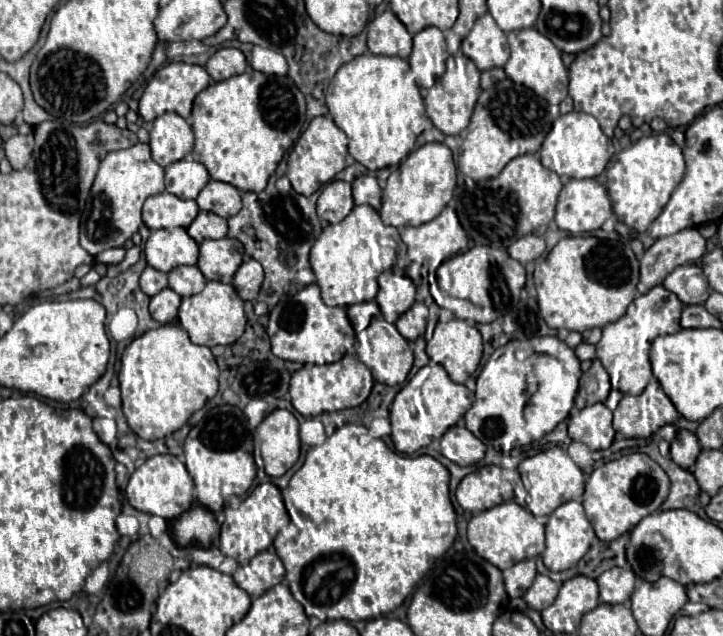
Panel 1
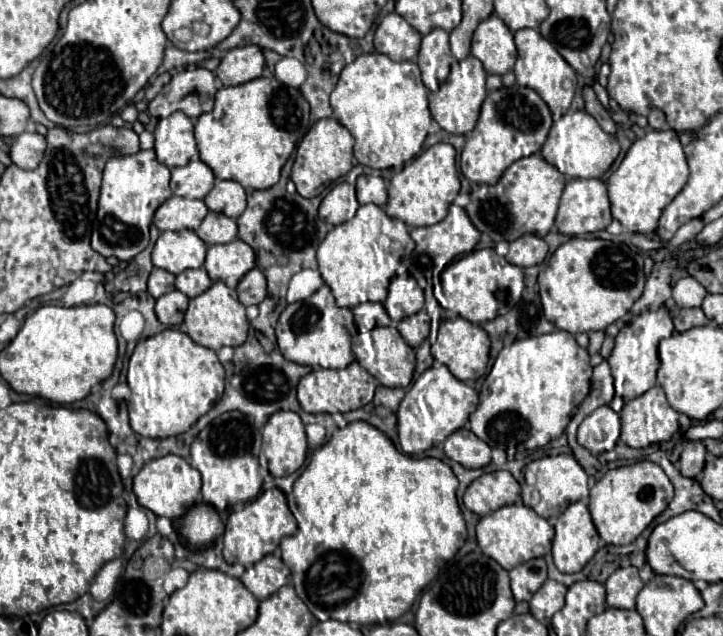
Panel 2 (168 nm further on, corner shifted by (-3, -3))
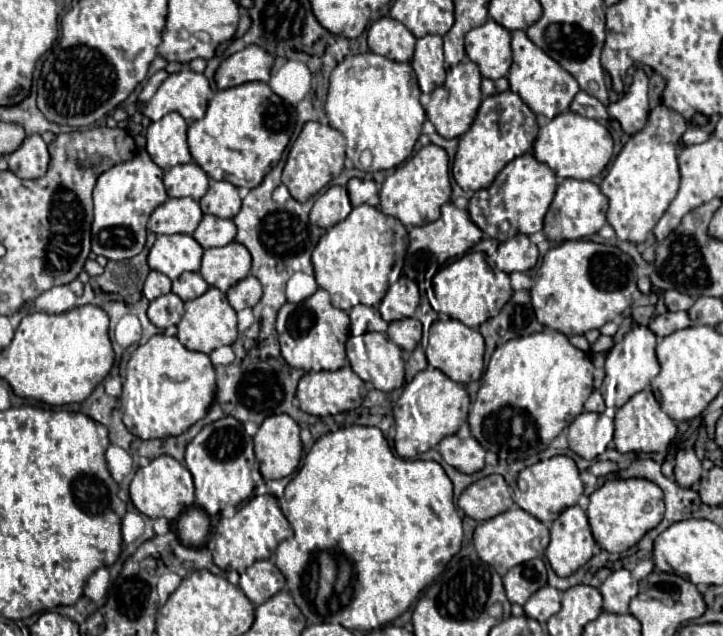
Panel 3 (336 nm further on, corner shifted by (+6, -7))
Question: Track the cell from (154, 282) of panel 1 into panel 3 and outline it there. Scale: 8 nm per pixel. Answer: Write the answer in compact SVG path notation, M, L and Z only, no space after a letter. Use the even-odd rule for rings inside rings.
M150 271L144 281L144 297L148 301L152 301L160 295L166 295L166 293L170 293L170 285L172 285L172 281L166 275L162 275L158 271Z

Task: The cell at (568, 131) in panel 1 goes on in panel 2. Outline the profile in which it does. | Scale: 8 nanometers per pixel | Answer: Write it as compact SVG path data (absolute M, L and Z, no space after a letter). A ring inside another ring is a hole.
M575 111L565 113L557 123L553 123L549 137L541 149L541 155L547 163L557 167L567 179L591 179L601 177L609 171L609 167L619 155L619 143L613 135L605 133L587 111Z

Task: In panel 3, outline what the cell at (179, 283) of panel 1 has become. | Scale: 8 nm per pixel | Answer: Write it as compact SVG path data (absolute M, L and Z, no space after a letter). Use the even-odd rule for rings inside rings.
M184 273L172 283L172 293L176 293L182 301L196 299L208 289L208 283L204 283L200 273Z

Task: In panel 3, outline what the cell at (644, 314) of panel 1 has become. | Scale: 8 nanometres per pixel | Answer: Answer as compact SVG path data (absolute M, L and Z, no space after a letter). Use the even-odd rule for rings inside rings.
M636 323L628 331L628 335L608 351L606 365L604 365L606 377L604 377L604 382L600 388L606 407L616 407L616 409L622 407L632 395L646 389L650 385L650 381L658 375L660 367L658 367L656 353L654 353L656 341L658 341L658 337L648 327Z

